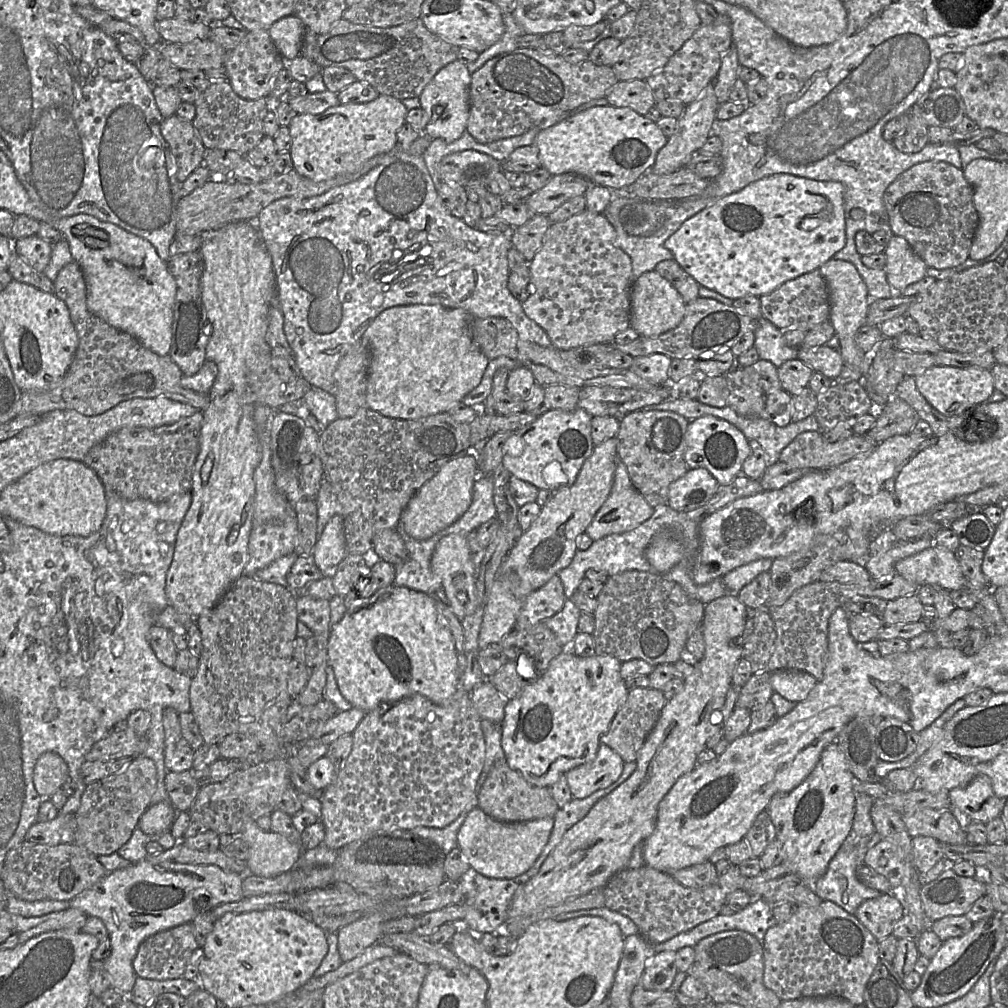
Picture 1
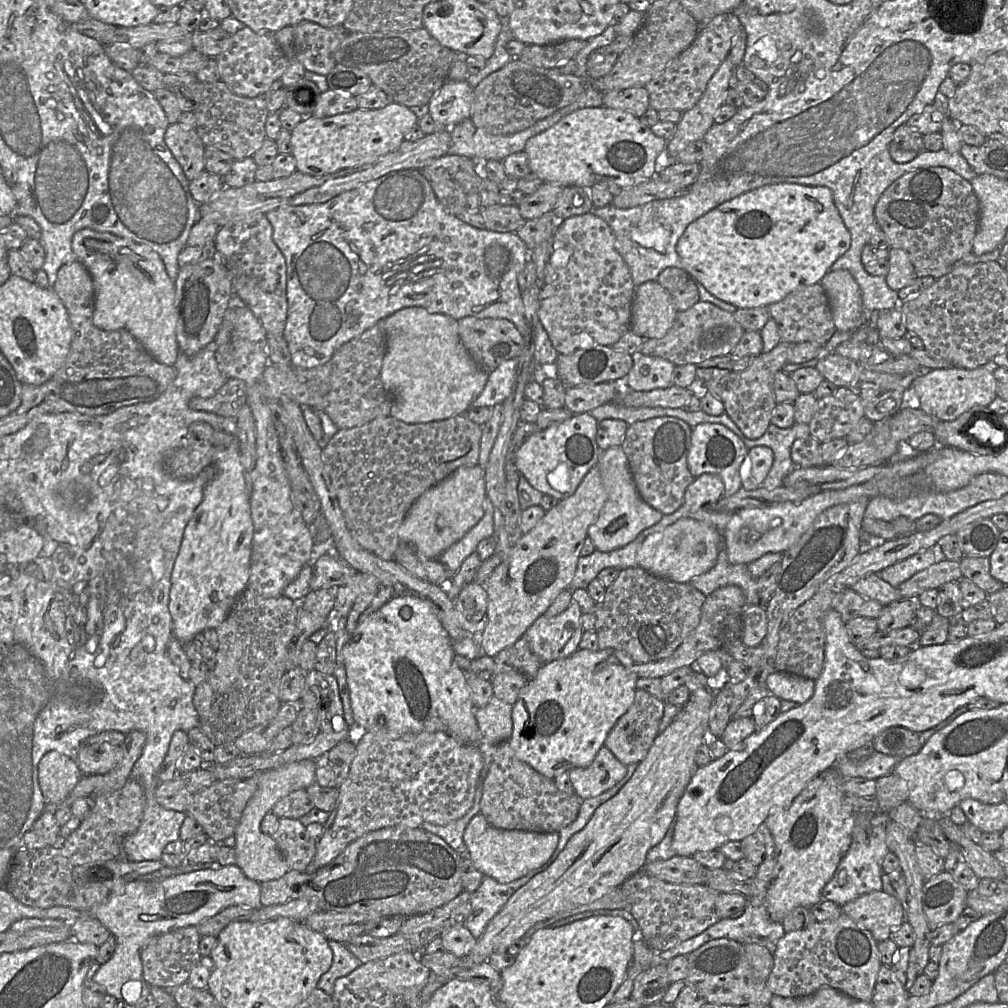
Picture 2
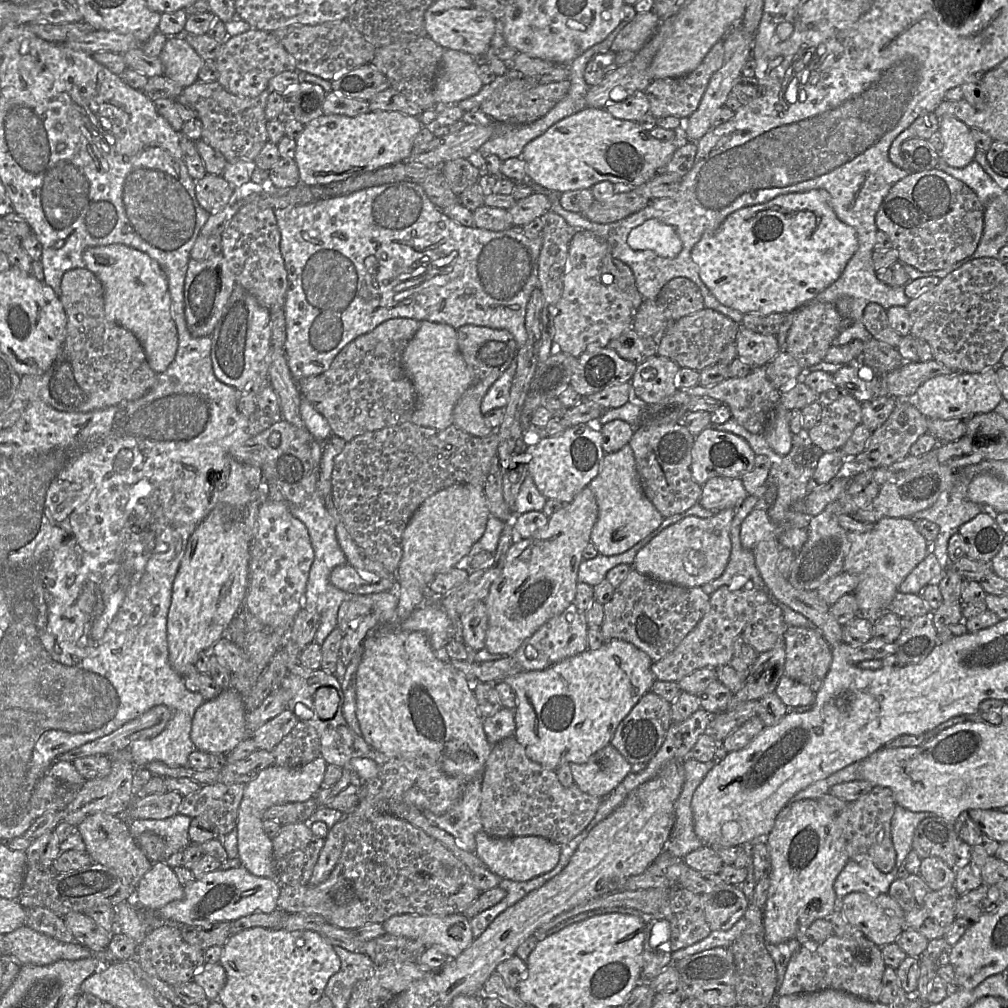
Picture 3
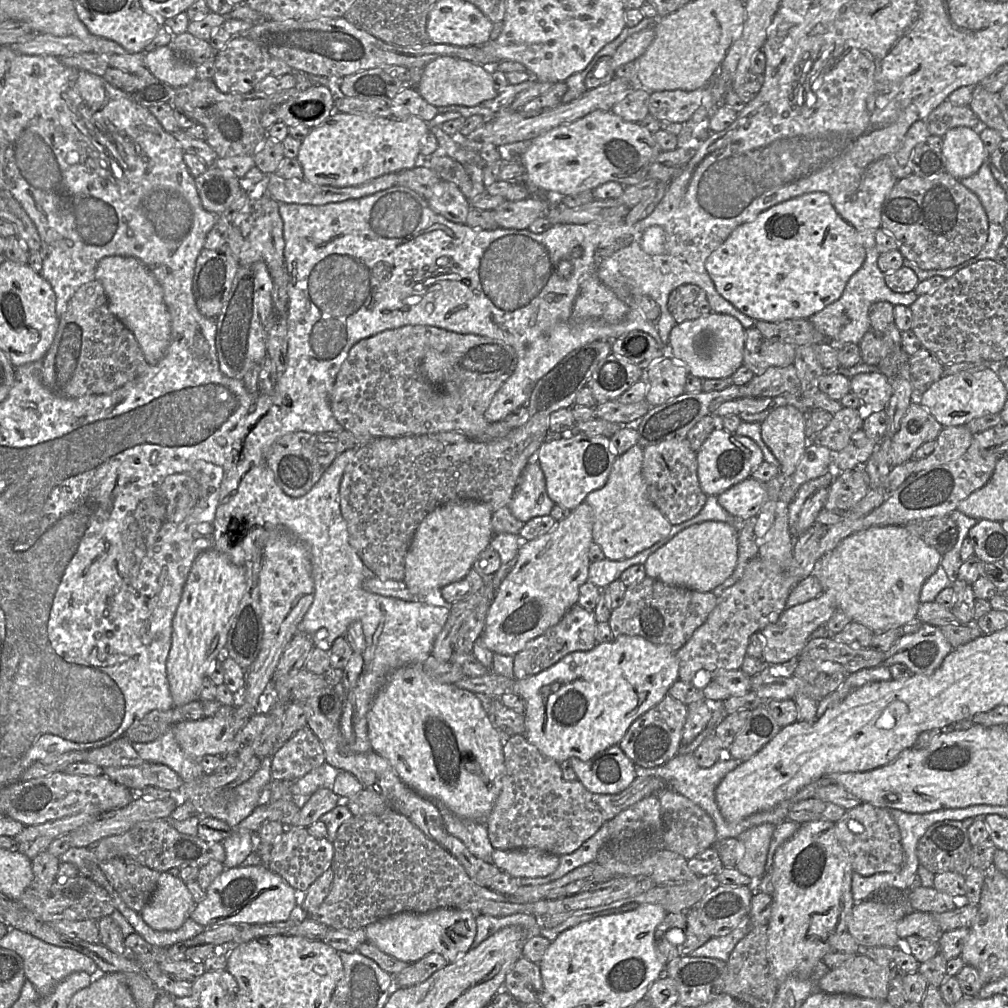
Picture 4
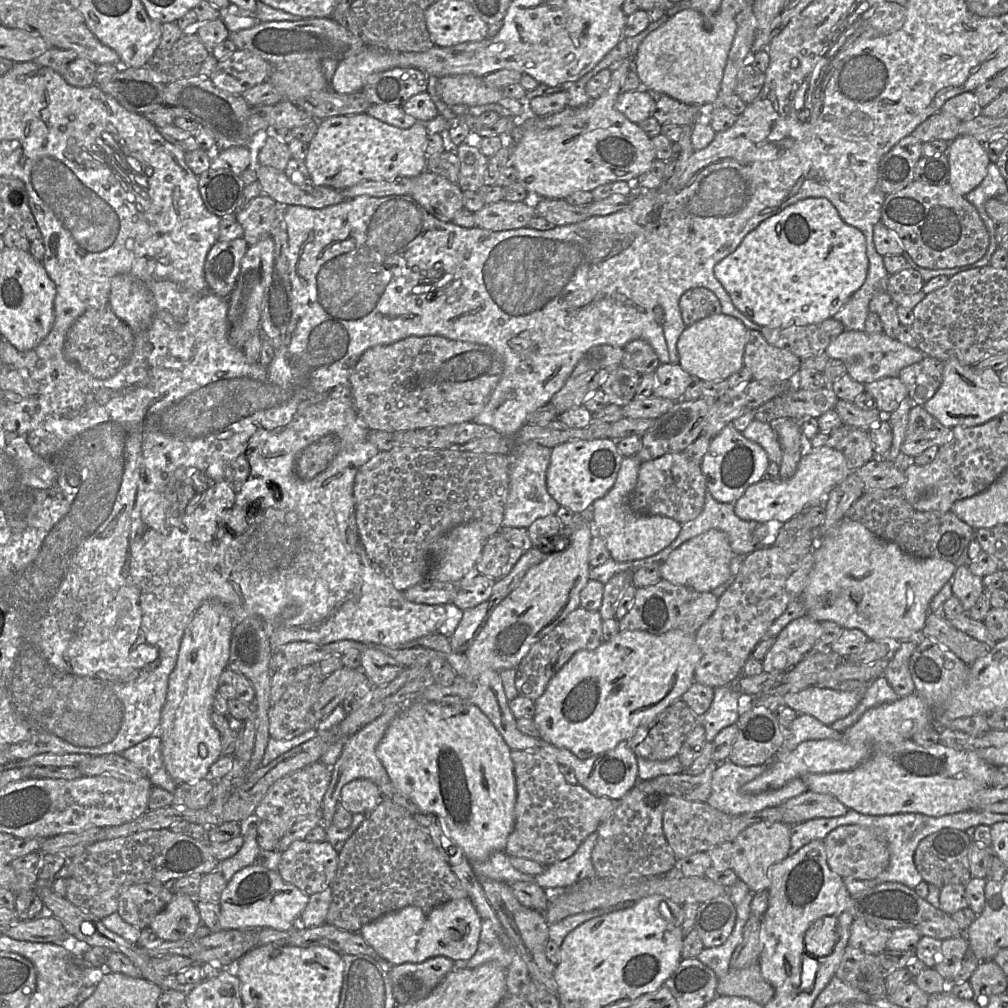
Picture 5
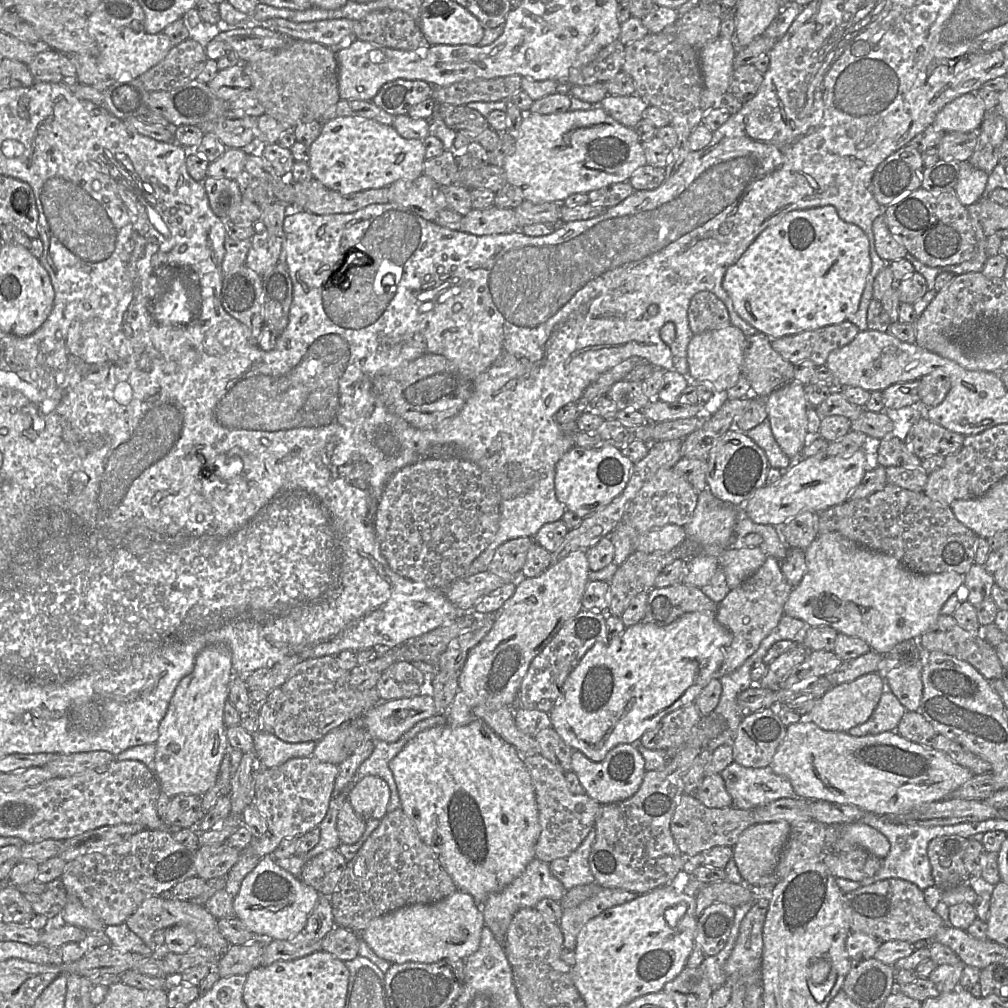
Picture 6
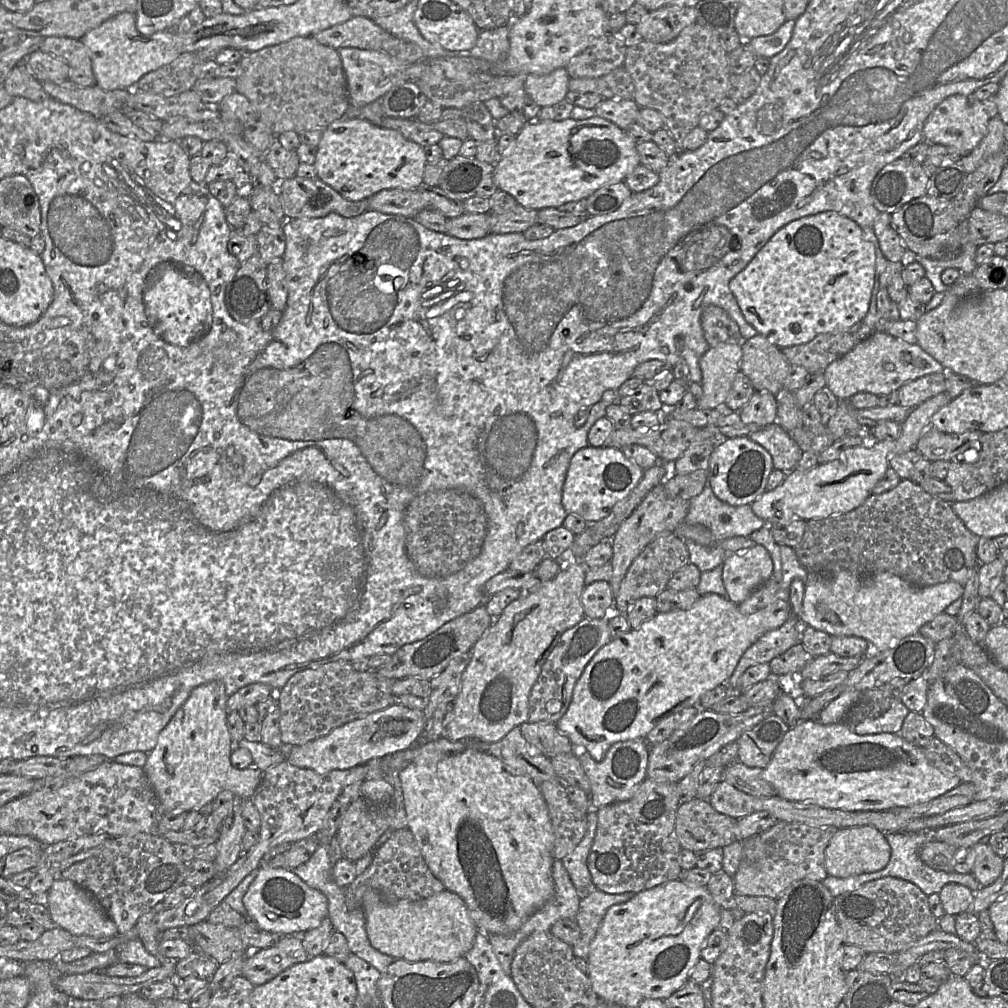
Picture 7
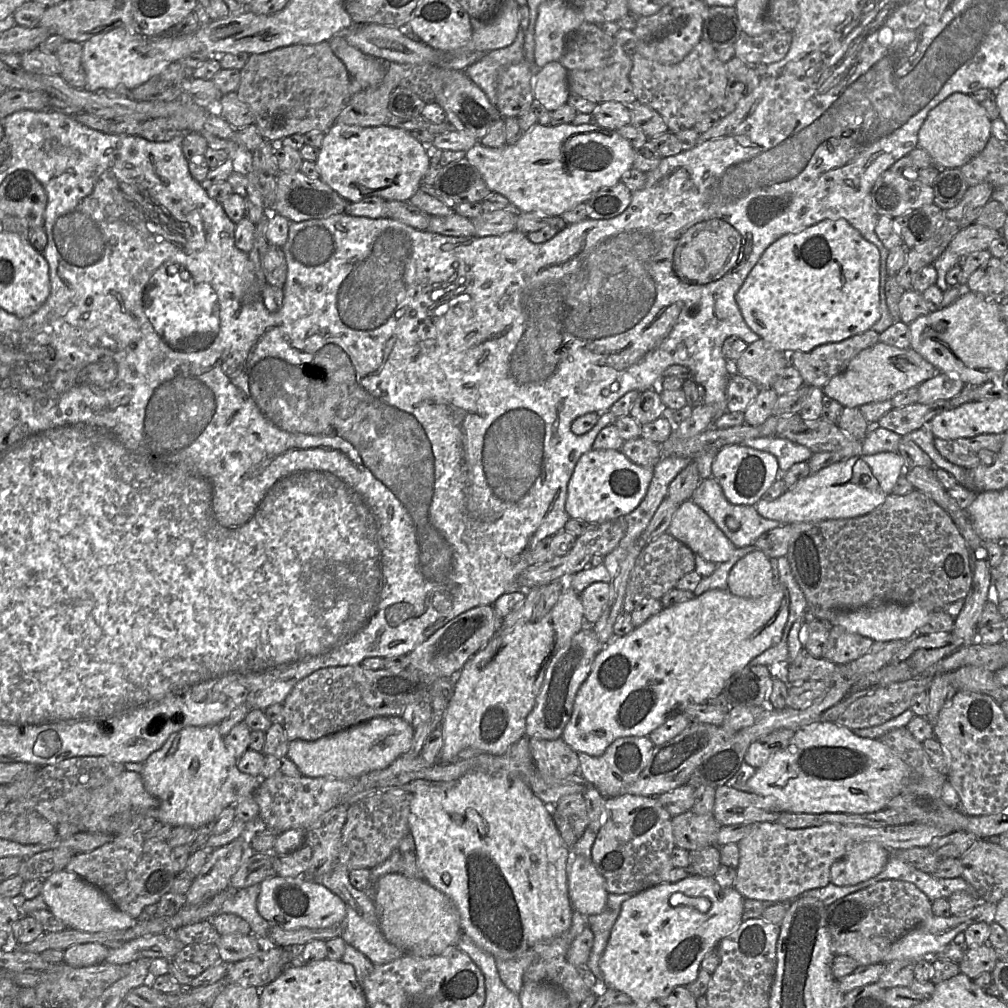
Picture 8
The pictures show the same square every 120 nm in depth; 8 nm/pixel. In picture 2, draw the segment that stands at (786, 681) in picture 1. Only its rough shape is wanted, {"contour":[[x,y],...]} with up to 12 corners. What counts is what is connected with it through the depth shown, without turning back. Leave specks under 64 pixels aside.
{"contour":[[775,671],[766,687],[798,705],[814,693],[815,680]]}

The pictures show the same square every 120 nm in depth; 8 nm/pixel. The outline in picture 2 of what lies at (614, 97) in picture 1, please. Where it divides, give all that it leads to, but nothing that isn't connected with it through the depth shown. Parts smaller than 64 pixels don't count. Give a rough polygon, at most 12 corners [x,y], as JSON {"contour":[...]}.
{"contour":[[644,86],[611,90],[603,106],[640,118],[650,107]]}

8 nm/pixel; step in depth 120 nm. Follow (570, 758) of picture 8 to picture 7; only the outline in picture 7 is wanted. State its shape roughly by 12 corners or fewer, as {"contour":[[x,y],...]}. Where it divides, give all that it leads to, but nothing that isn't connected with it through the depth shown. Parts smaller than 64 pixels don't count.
{"contour":[[550,722],[520,725],[524,738],[549,758],[572,752]]}

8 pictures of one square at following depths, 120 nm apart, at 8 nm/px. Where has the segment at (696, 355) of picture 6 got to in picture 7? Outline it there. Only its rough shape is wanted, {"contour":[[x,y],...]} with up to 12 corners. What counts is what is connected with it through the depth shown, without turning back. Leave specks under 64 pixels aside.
{"contour":[[742,344],[710,347],[700,358],[697,408],[725,404],[740,372]]}

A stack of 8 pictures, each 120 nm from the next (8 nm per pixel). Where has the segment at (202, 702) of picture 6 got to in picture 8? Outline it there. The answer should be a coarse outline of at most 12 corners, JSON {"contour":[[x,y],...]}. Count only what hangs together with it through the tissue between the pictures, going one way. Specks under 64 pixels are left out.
{"contour":[[217,725],[171,734],[144,761],[158,821],[197,828],[261,779]]}

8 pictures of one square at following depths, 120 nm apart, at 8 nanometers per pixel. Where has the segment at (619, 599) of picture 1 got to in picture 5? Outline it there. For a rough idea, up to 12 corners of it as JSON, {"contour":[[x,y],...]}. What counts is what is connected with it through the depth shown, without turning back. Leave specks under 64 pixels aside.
{"contour":[[661,579],[637,588],[620,631],[695,635],[711,592]]}

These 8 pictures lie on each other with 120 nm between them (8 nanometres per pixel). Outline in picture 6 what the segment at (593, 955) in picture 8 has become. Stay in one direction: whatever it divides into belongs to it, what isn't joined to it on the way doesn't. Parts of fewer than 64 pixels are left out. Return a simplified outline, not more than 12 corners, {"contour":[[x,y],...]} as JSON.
{"contour":[[603,889],[563,910],[558,926],[564,948],[574,951],[577,935],[592,918],[638,894]]}

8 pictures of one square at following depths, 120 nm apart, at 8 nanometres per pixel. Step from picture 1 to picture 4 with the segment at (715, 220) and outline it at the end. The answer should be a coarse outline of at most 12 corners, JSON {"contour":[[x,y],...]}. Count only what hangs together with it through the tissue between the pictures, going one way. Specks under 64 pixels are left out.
{"contour":[[826,192],[739,226],[705,268],[756,321],[809,319],[866,252]]}

